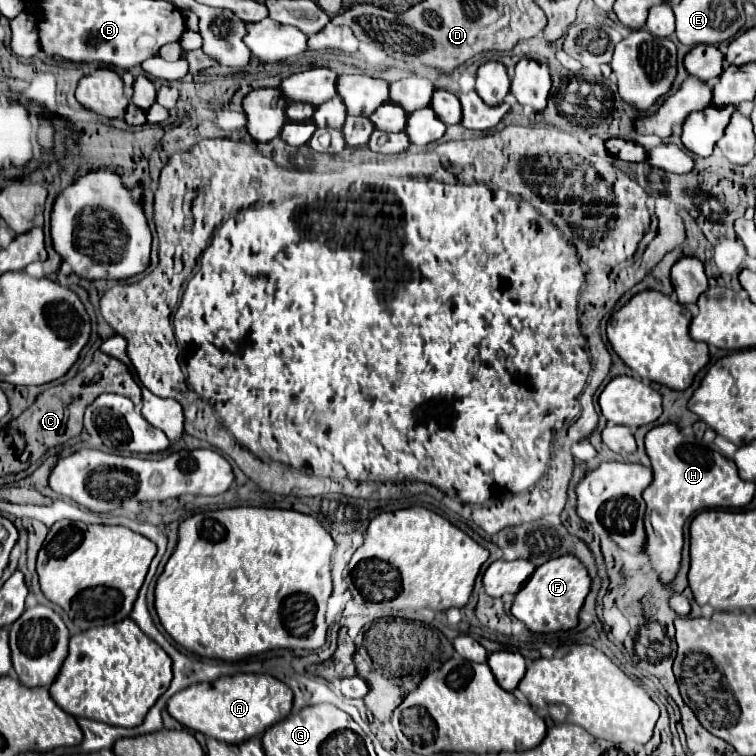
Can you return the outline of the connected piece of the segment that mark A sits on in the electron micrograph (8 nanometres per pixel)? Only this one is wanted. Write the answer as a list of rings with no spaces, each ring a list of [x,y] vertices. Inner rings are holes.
[[[239,673],[231,677],[219,677],[213,683],[197,683],[179,691],[169,699],[167,711],[181,725],[199,731],[205,737],[225,743],[241,743],[285,719],[291,713],[291,705],[293,691],[283,681],[263,673]]]

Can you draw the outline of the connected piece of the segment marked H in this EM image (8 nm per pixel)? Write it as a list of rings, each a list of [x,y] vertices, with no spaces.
[[[663,423],[653,427],[645,435],[645,449],[651,459],[653,467],[653,481],[651,485],[643,491],[643,499],[647,503],[647,513],[645,513],[645,531],[647,531],[647,555],[651,557],[651,567],[655,573],[659,573],[663,583],[669,583],[681,563],[681,547],[683,547],[683,525],[685,519],[695,515],[701,509],[737,509],[747,503],[751,503],[755,495],[755,485],[749,481],[743,481],[737,473],[737,465],[723,457],[719,451],[711,447],[699,445],[695,437],[687,437],[681,433],[681,429],[673,423]]]

